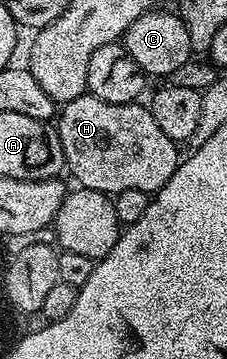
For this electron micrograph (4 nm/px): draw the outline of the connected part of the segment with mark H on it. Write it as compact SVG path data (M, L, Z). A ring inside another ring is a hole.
M88 92L81 94L75 100L64 103L60 107L59 113L55 118L55 125L57 128L57 135L63 144L63 156L65 157L65 164L68 173L73 173L73 178L78 187L87 190L98 190L101 194L108 194L116 196L119 192L127 192L127 188L135 188L141 190L147 195L152 195L154 192L161 190L163 184L167 184L167 180L171 180L171 176L177 170L177 163L179 161L178 143L173 142L159 129L159 124L155 124L155 116L151 116L148 105L142 104L140 101L128 102L127 104L107 104L107 100L99 100L95 95Z

